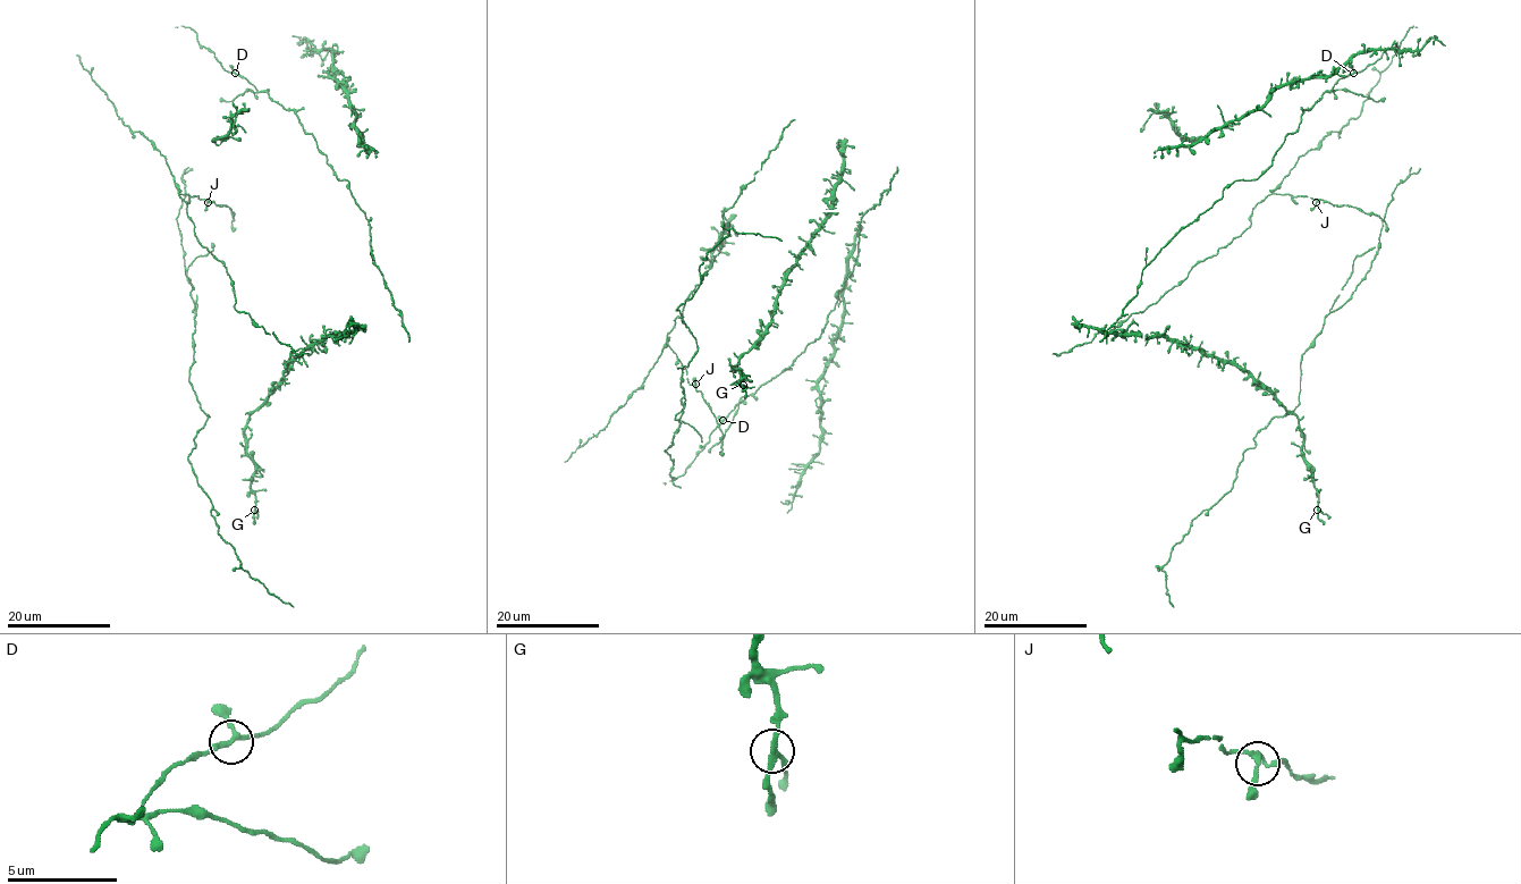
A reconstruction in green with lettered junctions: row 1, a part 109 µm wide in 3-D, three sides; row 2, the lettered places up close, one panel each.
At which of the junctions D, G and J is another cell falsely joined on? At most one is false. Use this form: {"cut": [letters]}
{"cut": []}

